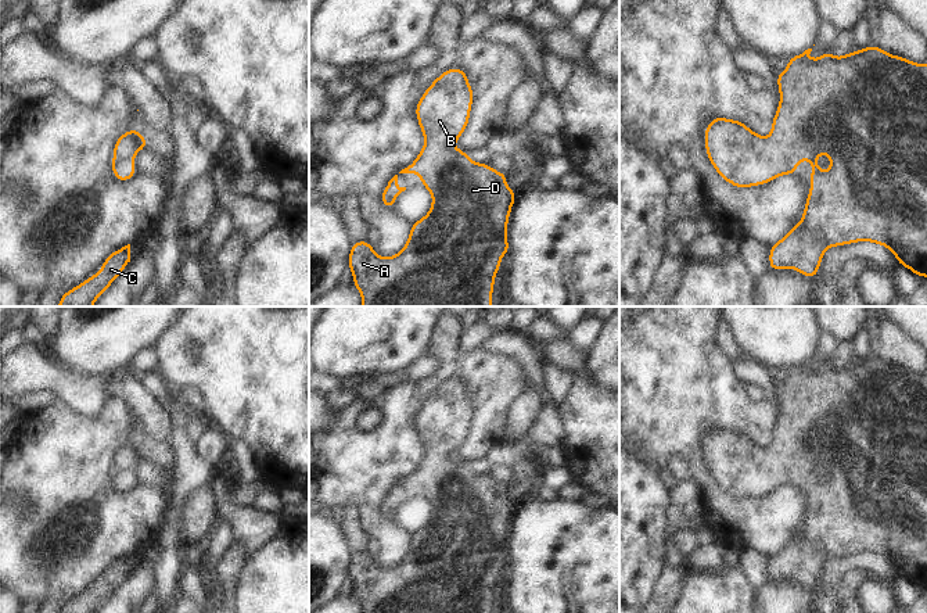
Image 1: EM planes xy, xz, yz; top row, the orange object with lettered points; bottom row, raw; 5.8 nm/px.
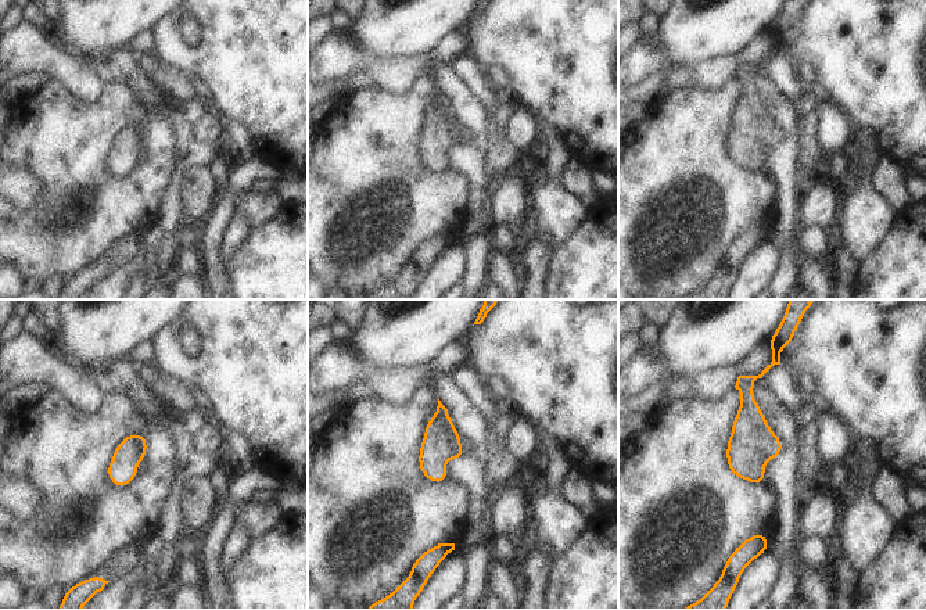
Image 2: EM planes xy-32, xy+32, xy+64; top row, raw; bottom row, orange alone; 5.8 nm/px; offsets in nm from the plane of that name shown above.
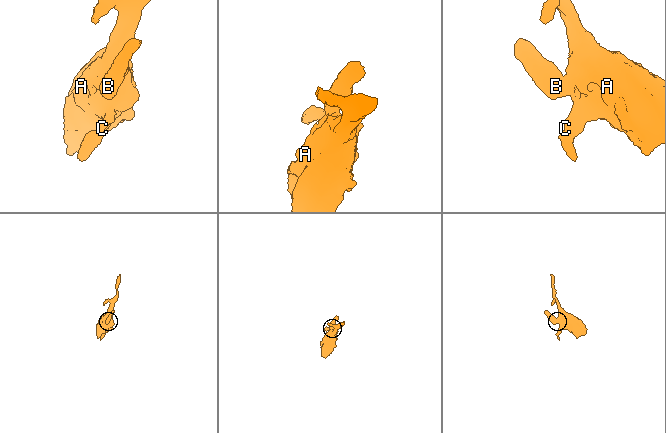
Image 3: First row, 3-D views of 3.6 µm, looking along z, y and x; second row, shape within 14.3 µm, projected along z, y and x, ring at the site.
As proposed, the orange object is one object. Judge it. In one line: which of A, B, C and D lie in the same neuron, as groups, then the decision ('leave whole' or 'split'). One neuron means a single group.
A B C D; leave whole

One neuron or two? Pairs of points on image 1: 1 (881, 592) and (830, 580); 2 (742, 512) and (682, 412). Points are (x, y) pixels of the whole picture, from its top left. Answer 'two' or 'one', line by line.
1: two
2: one

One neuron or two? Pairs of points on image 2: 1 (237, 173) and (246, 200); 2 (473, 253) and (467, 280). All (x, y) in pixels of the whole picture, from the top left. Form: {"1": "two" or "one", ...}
{"1": "two", "2": "one"}

